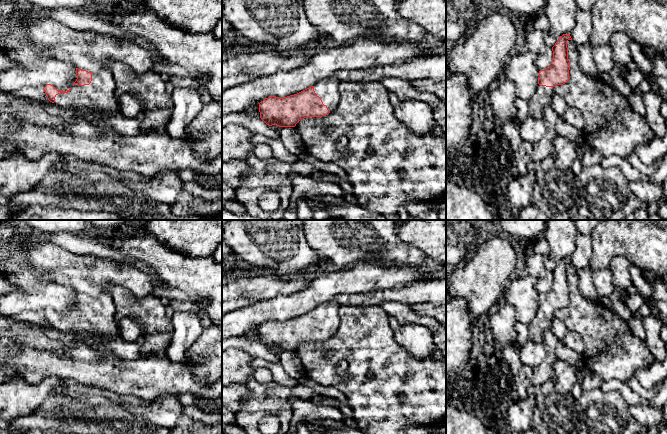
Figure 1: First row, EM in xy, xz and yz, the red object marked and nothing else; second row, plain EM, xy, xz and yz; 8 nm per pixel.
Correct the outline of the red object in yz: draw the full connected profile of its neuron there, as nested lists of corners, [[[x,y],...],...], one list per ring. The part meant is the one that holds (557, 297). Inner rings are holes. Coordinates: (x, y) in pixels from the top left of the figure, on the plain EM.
[[[563,258],[552,271],[553,284],[546,293],[539,295],[539,309],[535,318],[528,324],[516,323],[516,339],[514,343],[519,348],[527,341],[542,344],[543,332],[551,327],[555,318],[553,312],[568,306],[570,294],[568,264],[572,264],[570,258]]]

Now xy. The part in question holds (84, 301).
[[[76,292],[77,303],[66,315],[47,308],[43,313],[48,324],[57,330],[79,336],[88,345],[104,344],[120,338],[115,305],[109,293],[97,297]]]

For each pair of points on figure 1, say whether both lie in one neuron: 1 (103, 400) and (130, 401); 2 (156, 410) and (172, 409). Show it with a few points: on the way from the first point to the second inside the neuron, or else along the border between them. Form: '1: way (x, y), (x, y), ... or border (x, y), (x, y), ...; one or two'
1: way (110, 400), (123, 401); one
2: way (160, 410), (168, 410); one

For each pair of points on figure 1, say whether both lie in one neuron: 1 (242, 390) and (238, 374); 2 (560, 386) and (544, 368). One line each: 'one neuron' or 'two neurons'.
1: two neurons
2: two neurons

